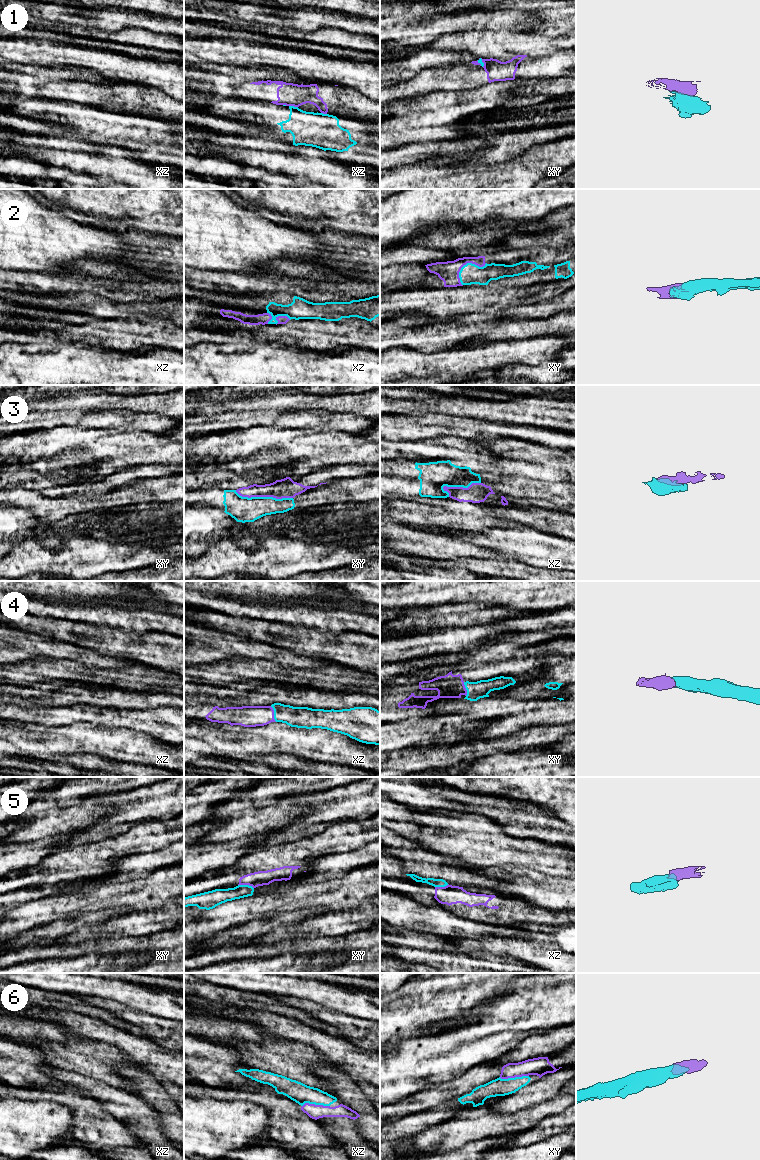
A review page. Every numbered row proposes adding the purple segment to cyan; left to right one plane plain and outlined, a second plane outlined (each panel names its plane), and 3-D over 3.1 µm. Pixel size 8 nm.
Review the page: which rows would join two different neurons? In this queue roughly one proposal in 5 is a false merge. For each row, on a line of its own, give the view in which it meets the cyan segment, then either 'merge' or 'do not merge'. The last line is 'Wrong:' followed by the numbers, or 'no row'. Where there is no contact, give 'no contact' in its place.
1: meets cyan in xz; do not merge
2: meets cyan in xy; merge
3: meets cyan in xy; do not merge
4: meets cyan in xz; merge
5: meets cyan in xy; do not merge
6: meets cyan in xy; merge
Wrong: 1, 3, 5

